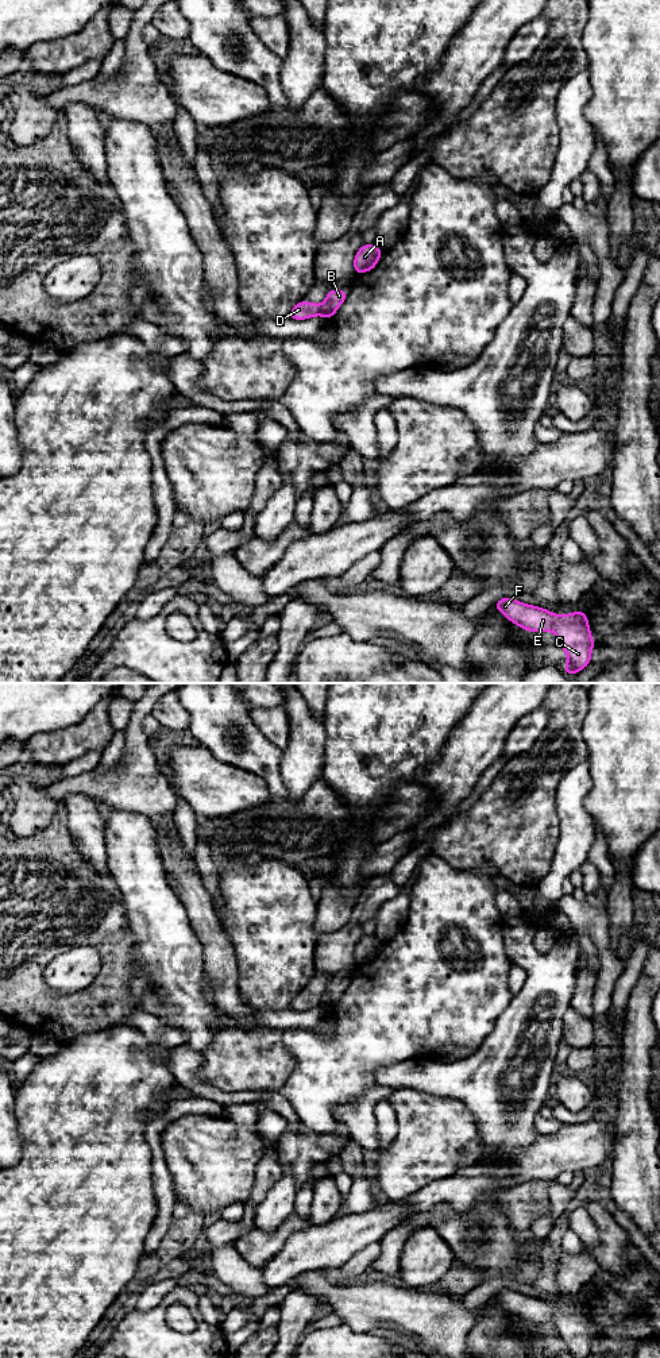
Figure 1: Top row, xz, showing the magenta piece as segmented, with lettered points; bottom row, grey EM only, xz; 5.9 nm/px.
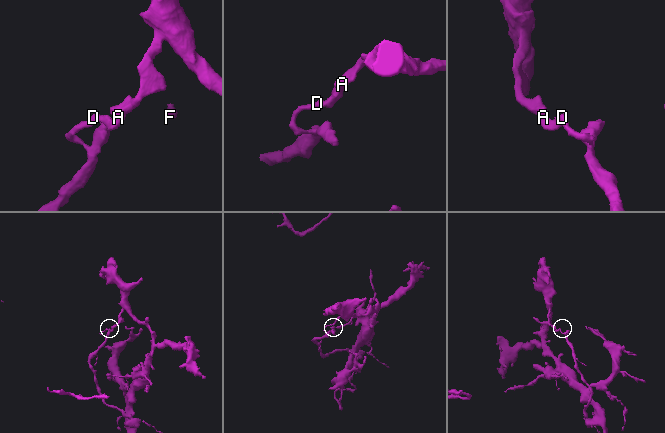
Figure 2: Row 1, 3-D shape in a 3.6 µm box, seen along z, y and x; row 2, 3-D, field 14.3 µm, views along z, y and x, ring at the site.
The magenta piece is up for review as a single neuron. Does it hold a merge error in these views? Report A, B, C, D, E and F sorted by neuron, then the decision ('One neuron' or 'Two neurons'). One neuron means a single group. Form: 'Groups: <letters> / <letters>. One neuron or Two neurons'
Groups: A B C E F / D. Two neurons

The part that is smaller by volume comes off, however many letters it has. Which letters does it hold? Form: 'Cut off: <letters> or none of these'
Cut off: D

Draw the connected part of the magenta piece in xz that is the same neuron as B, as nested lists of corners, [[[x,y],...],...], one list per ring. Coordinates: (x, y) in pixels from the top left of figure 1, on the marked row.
[[[341,289],[329,290],[324,302],[321,304],[320,316],[325,319],[331,319],[340,308],[340,305],[344,302],[346,297],[347,297],[346,290],[341,290]]]

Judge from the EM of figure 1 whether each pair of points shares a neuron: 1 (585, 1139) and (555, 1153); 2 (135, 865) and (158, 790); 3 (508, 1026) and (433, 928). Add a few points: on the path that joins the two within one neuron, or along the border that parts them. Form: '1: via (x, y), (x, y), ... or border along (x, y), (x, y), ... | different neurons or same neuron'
1: via (578, 1146), (562, 1152) | same neuron
2: border along (118, 809), (143, 813), (149, 817) | different neurons
3: border along (514, 995), (497, 1019), (494, 1029), (482, 1042) | different neurons

